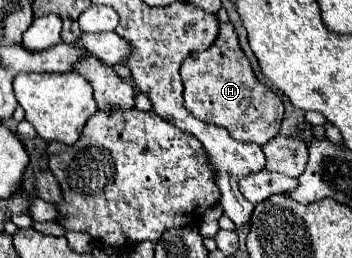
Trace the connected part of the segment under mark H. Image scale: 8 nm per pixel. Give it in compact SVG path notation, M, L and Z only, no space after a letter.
M230 23L220 25L220 33L208 51L192 53L180 69L184 83L184 105L200 121L224 127L236 141L268 143L278 135L284 105L282 99L264 83L260 83L250 61L238 47L238 35Z

